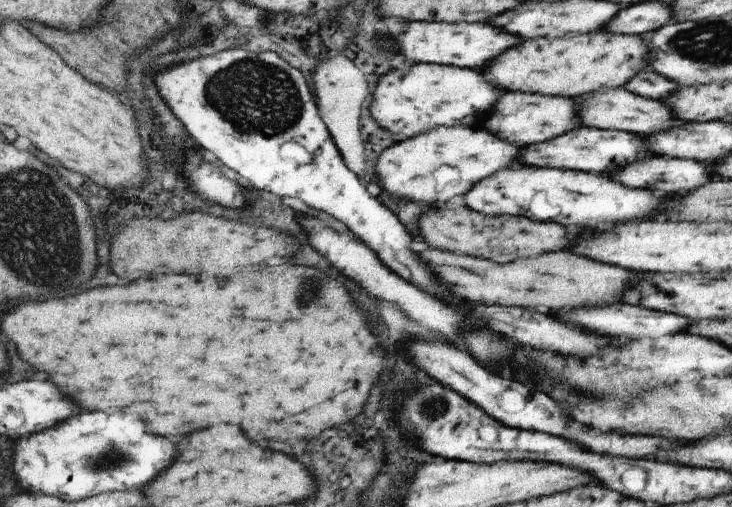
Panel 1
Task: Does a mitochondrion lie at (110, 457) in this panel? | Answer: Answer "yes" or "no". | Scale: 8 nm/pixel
yes

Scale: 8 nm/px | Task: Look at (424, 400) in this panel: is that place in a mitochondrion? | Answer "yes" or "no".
yes

